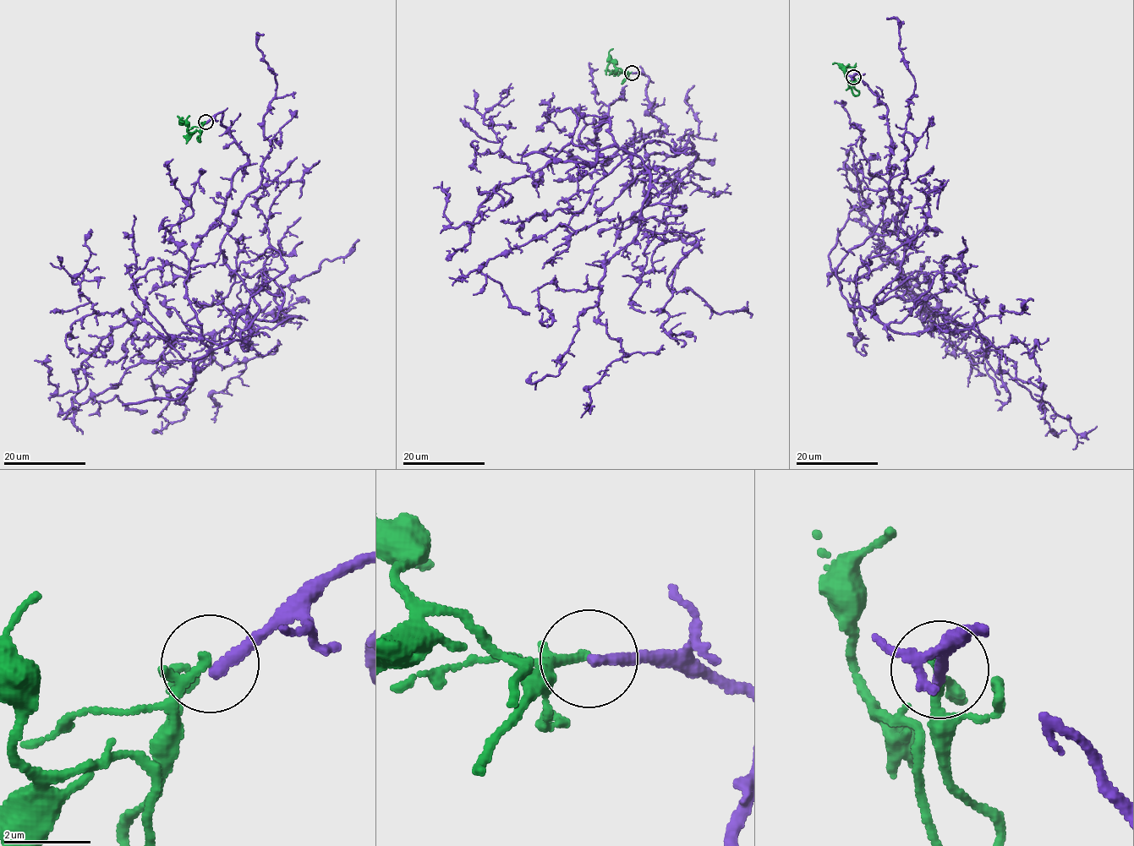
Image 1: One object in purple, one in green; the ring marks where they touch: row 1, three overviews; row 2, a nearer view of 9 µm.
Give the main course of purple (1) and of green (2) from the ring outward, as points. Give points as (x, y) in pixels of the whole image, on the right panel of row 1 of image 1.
1: (853, 78), (888, 110), (900, 210), (838, 266), (868, 310), (913, 242), (913, 76), (887, 18)
2: (853, 78), (851, 84), (836, 63), (832, 63)

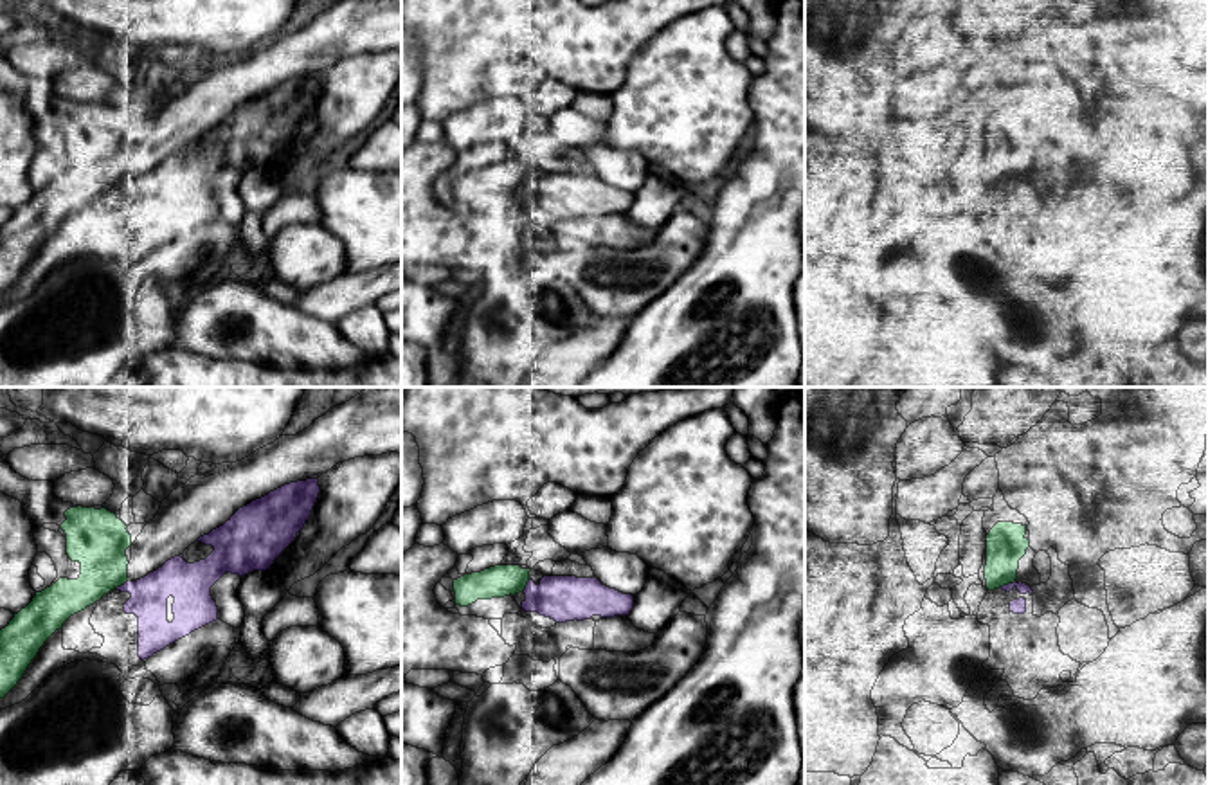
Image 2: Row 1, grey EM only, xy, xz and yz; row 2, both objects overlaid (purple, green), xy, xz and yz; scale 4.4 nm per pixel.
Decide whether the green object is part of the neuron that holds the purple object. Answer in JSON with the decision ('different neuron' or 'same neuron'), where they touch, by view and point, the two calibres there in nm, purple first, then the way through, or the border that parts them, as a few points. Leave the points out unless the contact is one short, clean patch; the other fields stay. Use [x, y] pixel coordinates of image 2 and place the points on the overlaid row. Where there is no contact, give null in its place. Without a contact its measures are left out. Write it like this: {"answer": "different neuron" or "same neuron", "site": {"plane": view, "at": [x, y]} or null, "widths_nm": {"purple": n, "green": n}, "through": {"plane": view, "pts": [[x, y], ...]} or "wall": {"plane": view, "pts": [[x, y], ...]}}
{"answer": "different neuron", "site": {"plane": "yz", "at": [1009, 584]}, "widths_nm": {"purple": 50, "green": 180}}

